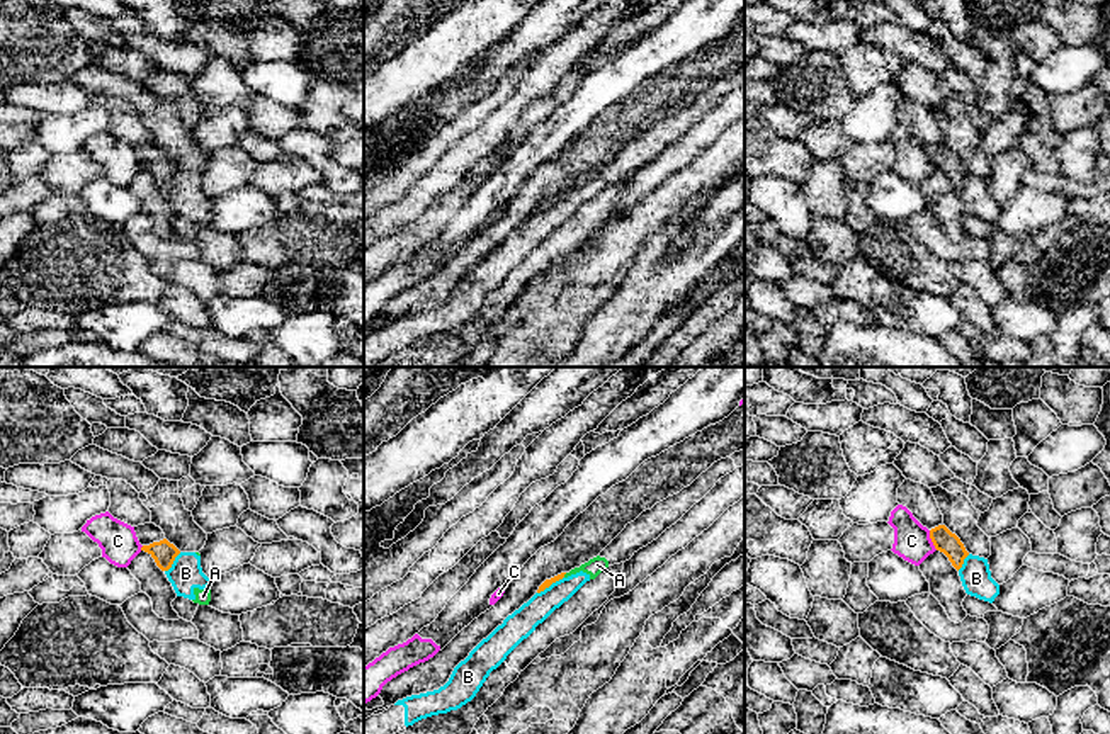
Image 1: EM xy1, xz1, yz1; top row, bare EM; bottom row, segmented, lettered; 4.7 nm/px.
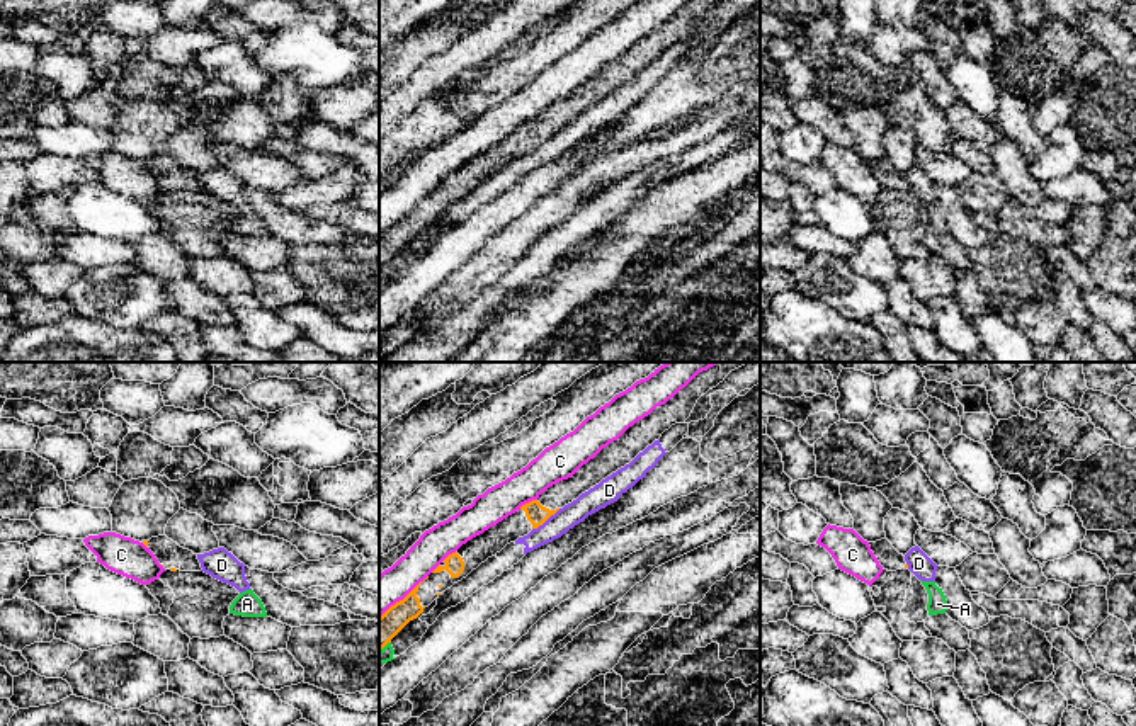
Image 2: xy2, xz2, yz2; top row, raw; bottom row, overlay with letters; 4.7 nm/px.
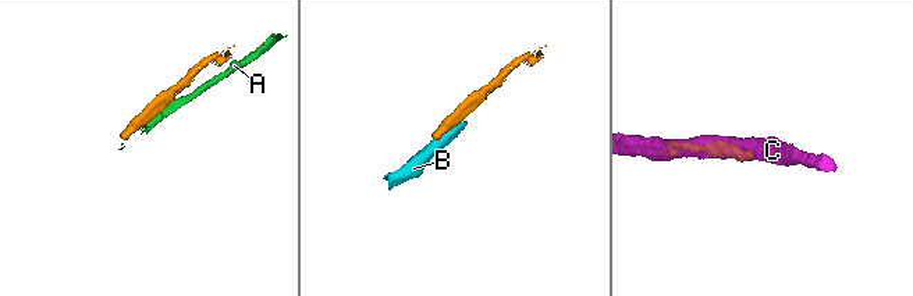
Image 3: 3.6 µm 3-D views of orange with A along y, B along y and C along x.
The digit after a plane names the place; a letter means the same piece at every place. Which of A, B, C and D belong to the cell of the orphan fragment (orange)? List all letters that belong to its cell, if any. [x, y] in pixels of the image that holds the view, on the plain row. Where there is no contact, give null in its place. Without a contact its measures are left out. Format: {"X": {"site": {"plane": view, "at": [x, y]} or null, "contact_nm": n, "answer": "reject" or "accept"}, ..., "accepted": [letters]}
{"A": {"site": {"plane": "xz1", "at": [565, 192]}, "contact_nm": 30, "answer": "reject"}, "B": {"site": {"plane": "xz1", "at": [549, 204]}, "contact_nm": 150, "answer": "reject"}, "C": {"site": {"plane": "yz1", "at": [932, 160]}, "contact_nm": 100, "answer": "reject"}, "D": {"site": {"plane": "xz2", "at": [546, 138]}, "contact_nm": 170, "answer": "reject"}, "accepted": []}

